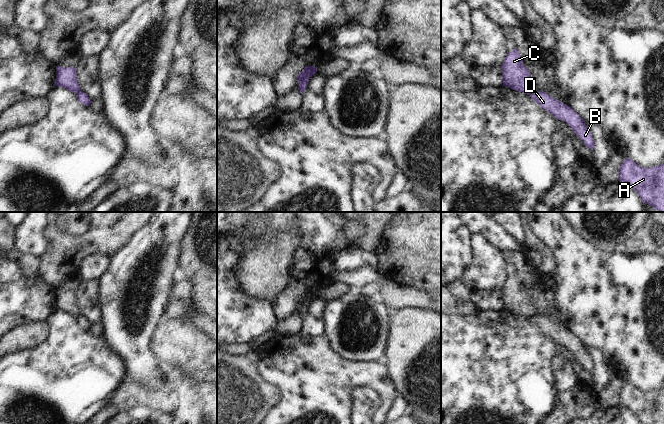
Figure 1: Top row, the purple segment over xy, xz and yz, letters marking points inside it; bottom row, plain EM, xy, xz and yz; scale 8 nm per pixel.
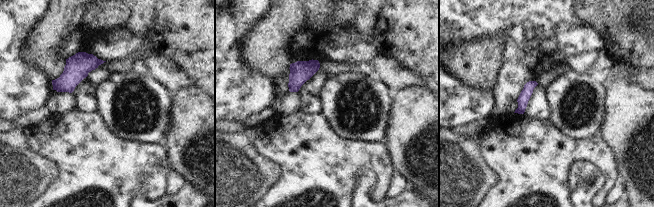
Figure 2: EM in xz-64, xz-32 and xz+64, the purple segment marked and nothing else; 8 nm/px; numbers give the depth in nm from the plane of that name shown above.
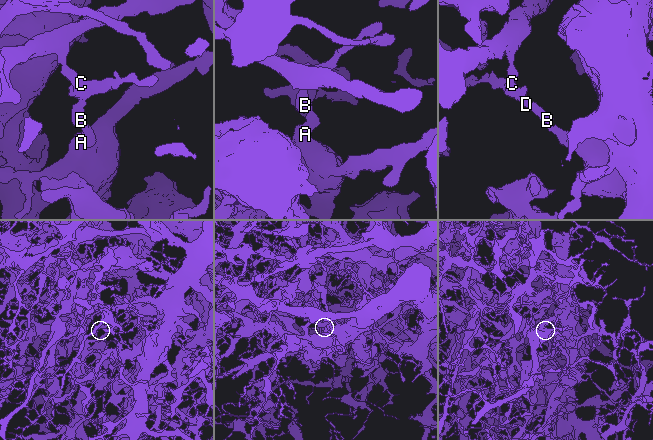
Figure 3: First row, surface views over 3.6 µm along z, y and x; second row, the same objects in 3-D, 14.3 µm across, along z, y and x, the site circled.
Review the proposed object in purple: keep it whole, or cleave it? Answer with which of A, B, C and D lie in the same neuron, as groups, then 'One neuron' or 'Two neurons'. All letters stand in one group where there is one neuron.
Groups: A B D / C. Two neurons

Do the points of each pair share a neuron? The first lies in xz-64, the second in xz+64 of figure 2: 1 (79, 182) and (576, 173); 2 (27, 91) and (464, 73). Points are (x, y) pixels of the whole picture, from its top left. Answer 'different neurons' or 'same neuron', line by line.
1: different neurons
2: different neurons

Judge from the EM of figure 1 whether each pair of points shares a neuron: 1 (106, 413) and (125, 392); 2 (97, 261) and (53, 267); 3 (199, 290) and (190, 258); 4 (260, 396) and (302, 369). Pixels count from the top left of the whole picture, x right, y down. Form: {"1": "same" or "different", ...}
{"1": "different", "2": "different", "3": "same", "4": "different"}

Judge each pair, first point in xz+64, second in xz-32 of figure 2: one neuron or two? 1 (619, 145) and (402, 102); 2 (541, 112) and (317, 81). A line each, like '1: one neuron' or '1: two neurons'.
1: one neuron
2: one neuron

